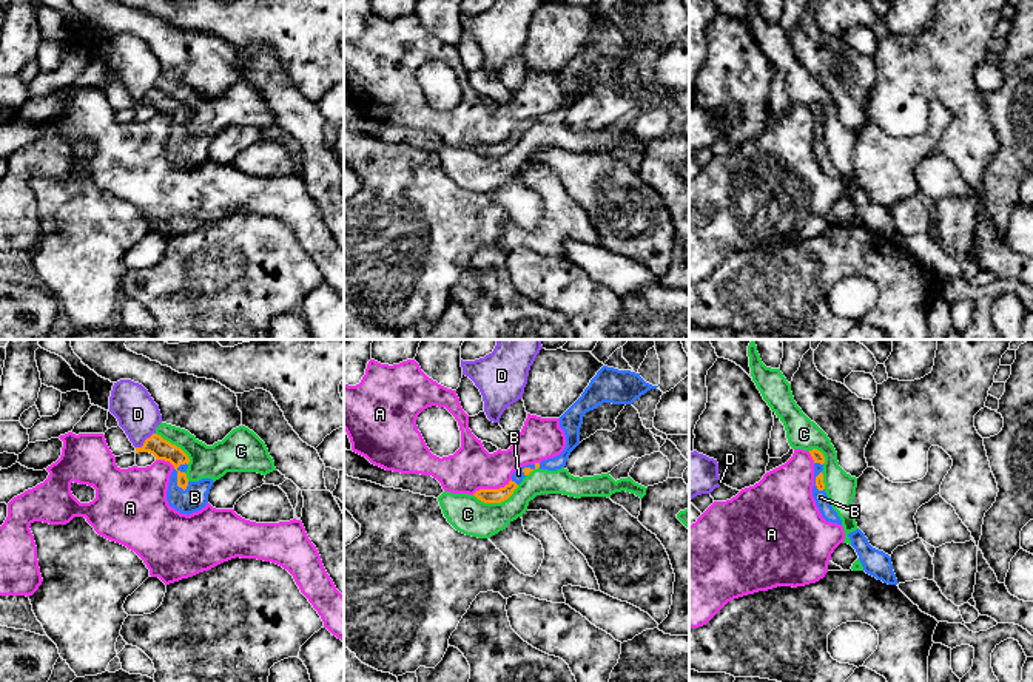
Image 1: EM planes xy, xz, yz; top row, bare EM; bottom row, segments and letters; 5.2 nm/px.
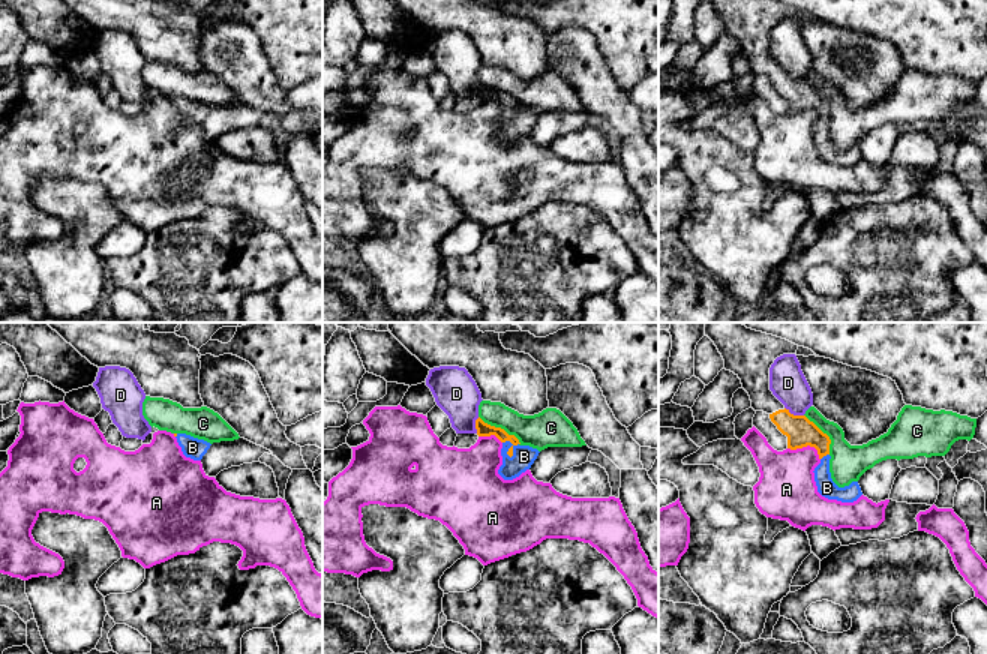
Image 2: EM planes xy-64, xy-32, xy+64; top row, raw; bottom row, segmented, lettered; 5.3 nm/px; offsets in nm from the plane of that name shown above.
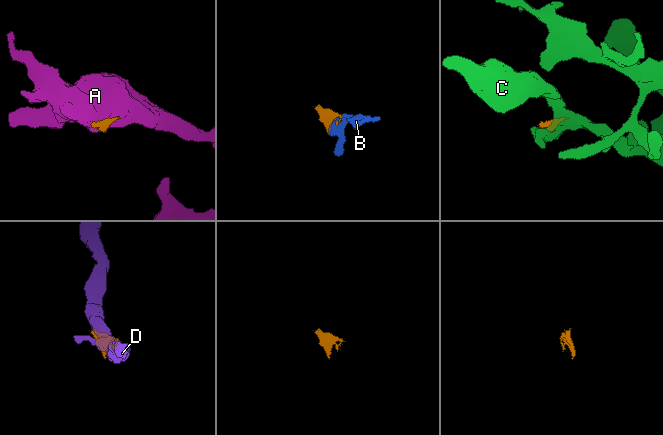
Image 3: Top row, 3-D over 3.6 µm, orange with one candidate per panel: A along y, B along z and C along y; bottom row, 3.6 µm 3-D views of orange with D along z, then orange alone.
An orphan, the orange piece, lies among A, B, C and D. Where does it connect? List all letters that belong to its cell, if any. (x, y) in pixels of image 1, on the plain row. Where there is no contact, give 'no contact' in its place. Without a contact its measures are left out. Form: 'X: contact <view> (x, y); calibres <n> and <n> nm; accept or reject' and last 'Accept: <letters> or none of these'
A: contact xz (491, 144); calibres 80 and 240 nm; reject
B: contact xy (178, 130); calibres 110 and 140 nm; accept
C: contact xz (497, 156); calibres 80 and 200 nm; reject
D: contact xy (145, 96); calibres 110 and 220 nm; reject
Accept: B

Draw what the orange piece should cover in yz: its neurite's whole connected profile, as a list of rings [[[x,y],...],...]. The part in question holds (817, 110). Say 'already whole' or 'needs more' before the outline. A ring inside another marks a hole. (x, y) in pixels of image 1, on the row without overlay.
needs more | [[[813,103],[809,105],[813,114],[814,114],[814,140],[813,140],[813,151],[816,154],[816,159],[822,168],[822,171],[826,176],[831,177],[837,177],[842,179],[840,171],[837,170],[837,167],[833,164],[828,150],[825,147],[825,137],[823,137],[823,117],[825,117],[825,111],[820,105]]]

